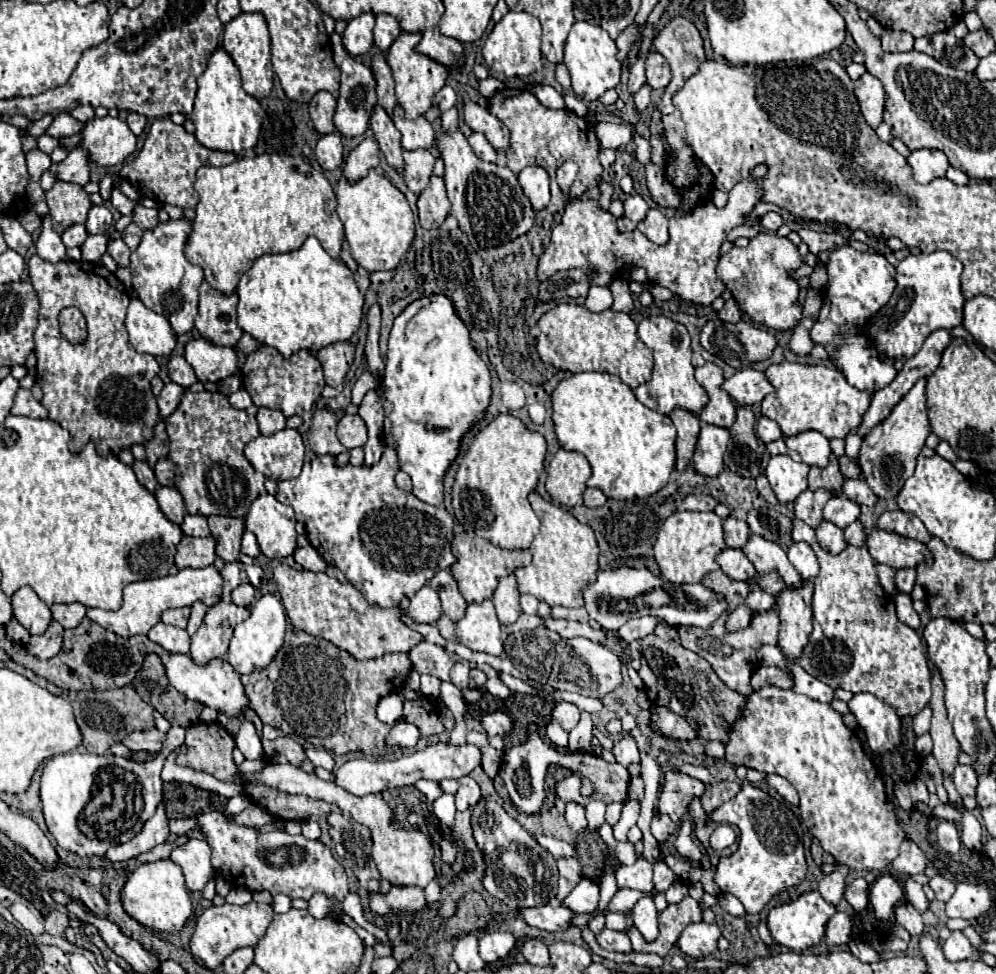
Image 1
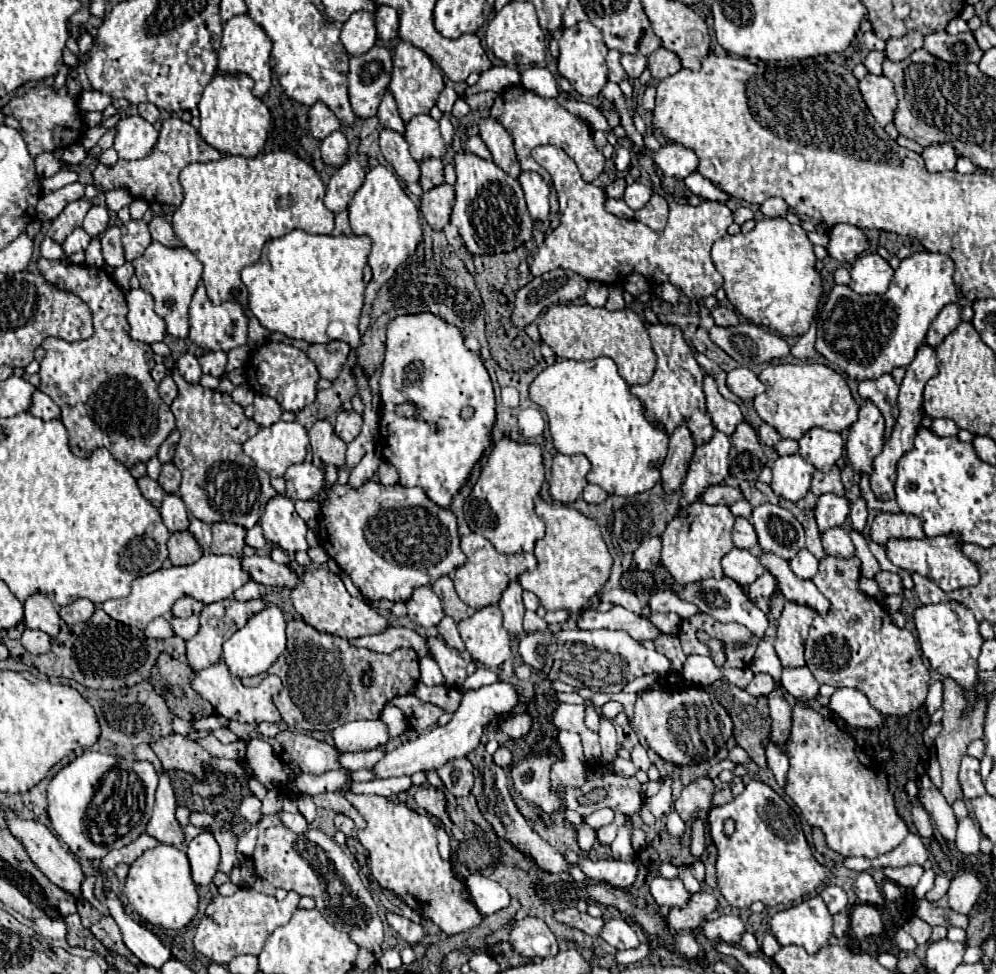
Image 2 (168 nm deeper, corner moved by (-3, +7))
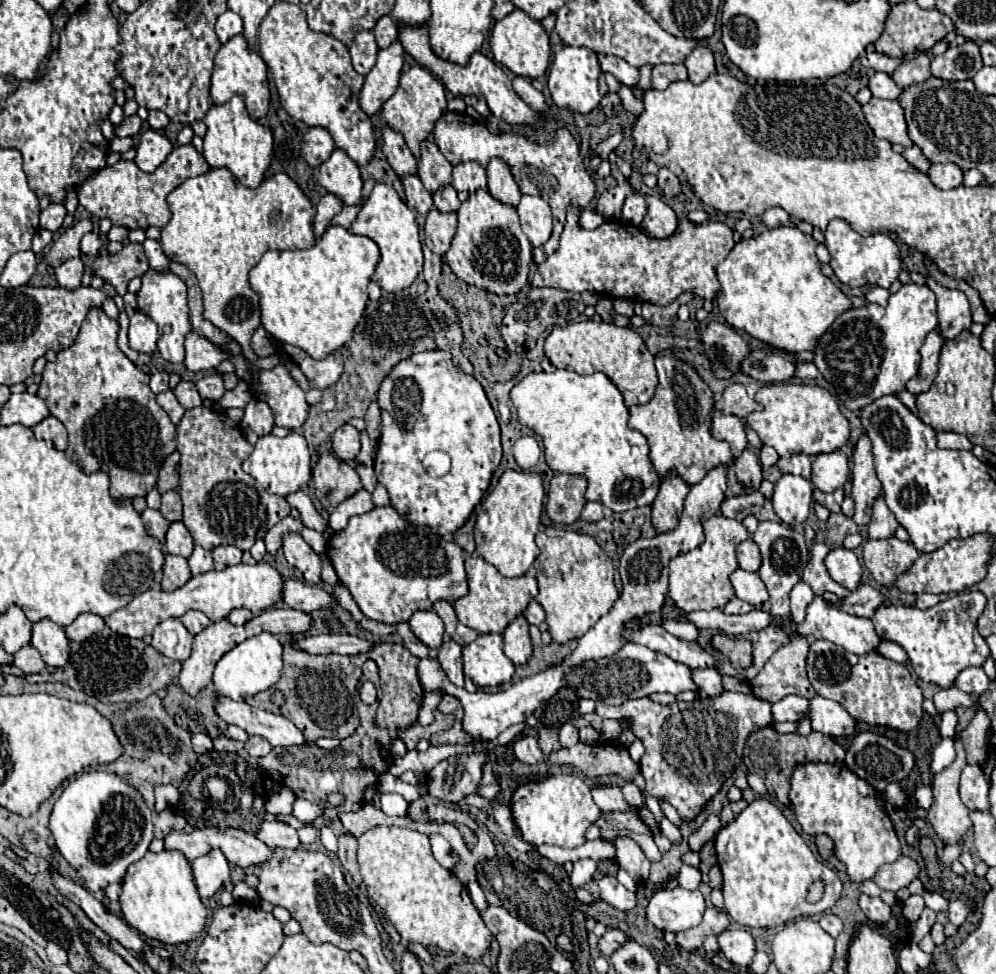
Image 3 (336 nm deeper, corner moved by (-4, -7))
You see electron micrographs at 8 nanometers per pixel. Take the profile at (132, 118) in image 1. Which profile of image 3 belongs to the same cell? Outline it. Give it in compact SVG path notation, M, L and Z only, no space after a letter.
M152 110L152 112L148 112L148 120L146 122L148 122L148 126L152 130L162 130L162 128L168 126L168 116L164 112L160 112L160 110Z

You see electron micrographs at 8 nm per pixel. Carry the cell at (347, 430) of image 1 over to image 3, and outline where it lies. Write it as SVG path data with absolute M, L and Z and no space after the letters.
M350 424L340 426L332 436L332 450L340 460L354 462L360 452L360 432Z

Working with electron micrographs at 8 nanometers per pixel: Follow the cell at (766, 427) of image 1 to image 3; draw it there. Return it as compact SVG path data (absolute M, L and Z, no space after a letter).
M762 446L762 450L760 450L760 462L764 466L774 466L776 460L778 460L778 452L772 446Z

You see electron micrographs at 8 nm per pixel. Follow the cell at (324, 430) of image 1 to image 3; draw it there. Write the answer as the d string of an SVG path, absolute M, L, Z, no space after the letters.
M320 454L316 466L312 468L312 478L316 496L328 512L362 488L358 472L348 462L332 454Z

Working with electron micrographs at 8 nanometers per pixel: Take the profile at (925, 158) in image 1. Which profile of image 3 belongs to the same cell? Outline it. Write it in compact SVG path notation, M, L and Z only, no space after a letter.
M932 164L930 172L928 172L932 184L940 190L948 190L948 188L956 188L962 184L962 170L956 164Z

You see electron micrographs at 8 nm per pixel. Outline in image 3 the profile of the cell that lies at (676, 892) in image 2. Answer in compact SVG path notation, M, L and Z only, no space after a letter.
M678 886L674 890L658 890L648 902L646 918L658 930L680 932L700 924L704 910L704 898L698 890Z

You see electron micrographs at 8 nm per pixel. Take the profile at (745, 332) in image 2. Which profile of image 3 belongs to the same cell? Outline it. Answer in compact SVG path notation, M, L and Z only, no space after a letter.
M752 350L740 364L740 370L760 382L774 384L794 376L794 362L772 350Z

